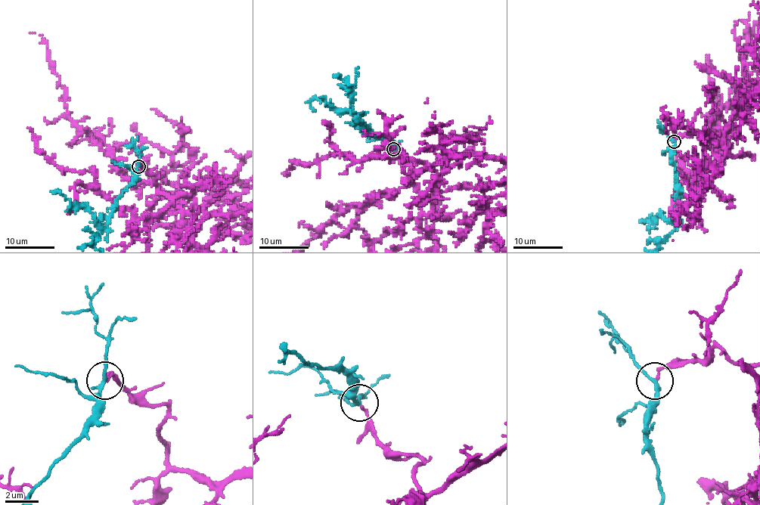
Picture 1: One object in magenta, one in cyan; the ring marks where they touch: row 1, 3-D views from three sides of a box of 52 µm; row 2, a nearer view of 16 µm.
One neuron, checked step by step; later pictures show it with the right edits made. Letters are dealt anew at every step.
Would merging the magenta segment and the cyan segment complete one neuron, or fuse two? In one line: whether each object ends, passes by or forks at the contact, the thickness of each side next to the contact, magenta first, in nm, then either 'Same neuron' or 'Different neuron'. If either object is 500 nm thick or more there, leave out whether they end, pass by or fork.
At the ring magenta ends. At the ring cyan passes by. Thickness 170 nm (magenta) against 200 nm. Same neuron

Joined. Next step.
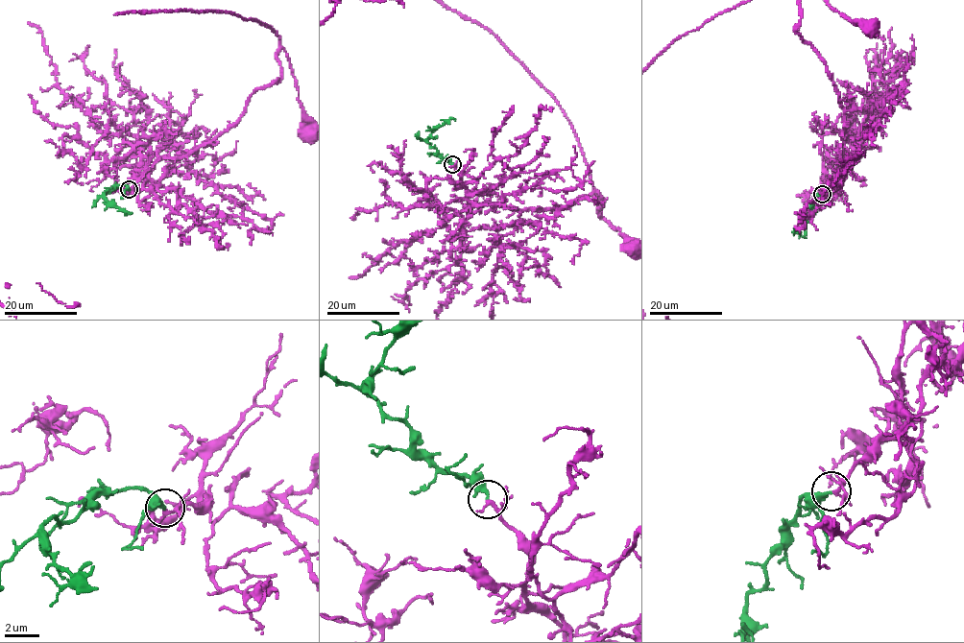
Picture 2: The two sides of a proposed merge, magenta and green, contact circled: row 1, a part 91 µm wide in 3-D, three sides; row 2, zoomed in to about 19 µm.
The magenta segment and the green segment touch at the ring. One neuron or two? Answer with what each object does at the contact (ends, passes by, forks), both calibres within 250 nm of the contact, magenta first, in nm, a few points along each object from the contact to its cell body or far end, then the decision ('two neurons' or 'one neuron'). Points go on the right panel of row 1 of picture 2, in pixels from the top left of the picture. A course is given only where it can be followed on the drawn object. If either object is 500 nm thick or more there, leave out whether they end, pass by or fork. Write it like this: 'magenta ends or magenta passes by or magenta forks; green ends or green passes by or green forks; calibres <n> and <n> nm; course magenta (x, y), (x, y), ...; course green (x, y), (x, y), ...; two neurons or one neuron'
magenta forks; green passes by; calibres 120 and 190 nm; course magenta (822, 194), (836, 181), (837, 161), (845, 145), (844, 109), (823, 59), (795, 30); course green (822, 194), (816, 195), (803, 226), (795, 229); one neuron

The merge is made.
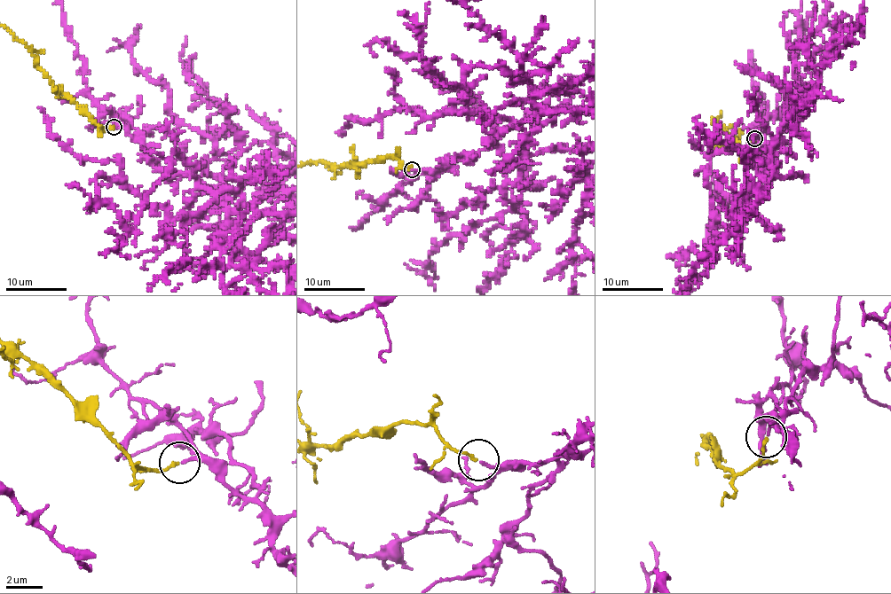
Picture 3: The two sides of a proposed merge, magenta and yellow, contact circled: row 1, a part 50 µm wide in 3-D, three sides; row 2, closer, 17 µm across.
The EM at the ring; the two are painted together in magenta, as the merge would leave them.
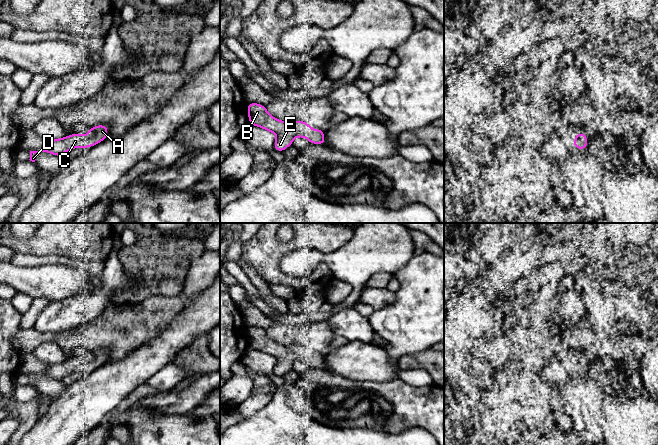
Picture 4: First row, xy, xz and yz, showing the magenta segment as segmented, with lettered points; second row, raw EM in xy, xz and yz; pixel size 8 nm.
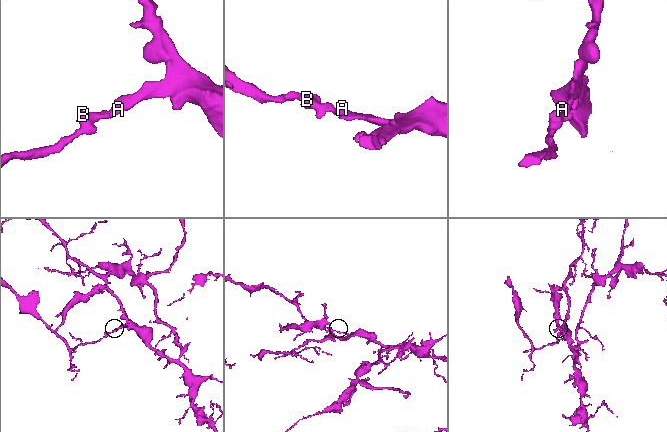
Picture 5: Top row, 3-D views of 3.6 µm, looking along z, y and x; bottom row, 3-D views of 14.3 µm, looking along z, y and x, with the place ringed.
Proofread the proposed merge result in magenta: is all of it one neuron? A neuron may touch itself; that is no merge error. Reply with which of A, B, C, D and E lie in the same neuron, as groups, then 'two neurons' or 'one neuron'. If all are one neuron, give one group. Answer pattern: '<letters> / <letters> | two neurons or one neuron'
A B C D E | one neuron

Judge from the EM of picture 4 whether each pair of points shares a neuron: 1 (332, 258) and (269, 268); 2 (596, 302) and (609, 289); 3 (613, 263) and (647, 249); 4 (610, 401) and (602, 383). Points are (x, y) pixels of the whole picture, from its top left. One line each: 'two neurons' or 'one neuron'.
1: two neurons
2: two neurons
3: one neuron
4: two neurons

